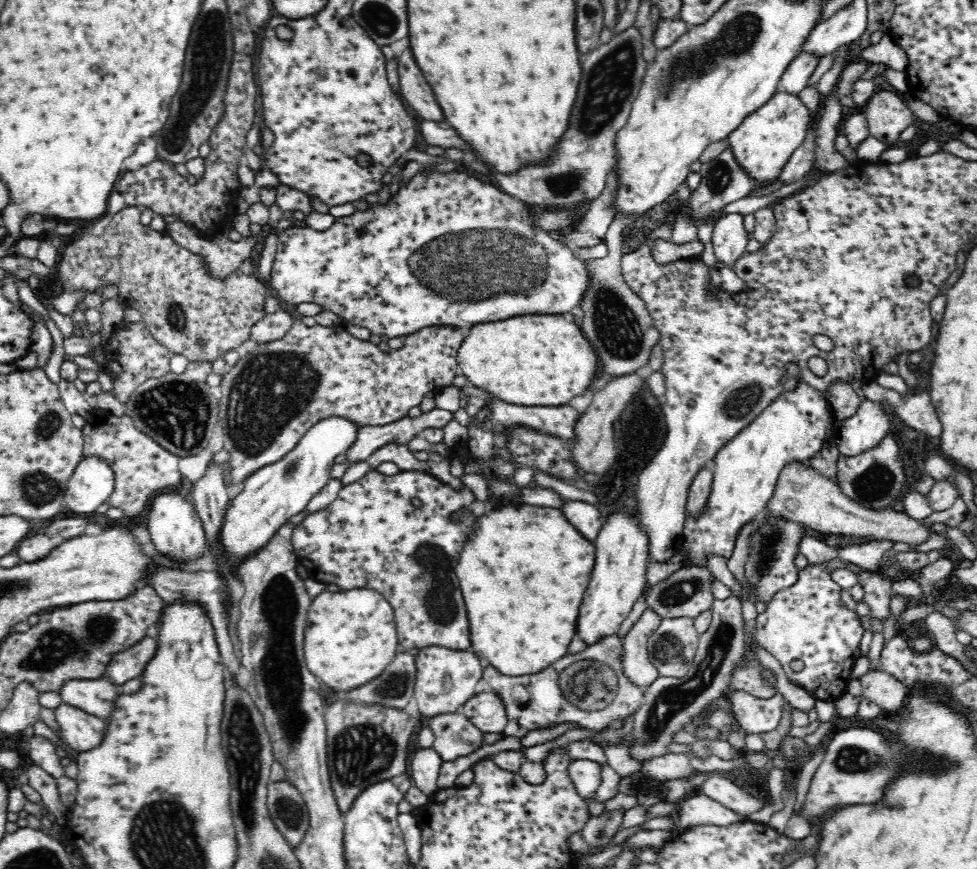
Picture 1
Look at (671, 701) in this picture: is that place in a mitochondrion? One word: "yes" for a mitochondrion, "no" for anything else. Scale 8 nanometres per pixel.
yes

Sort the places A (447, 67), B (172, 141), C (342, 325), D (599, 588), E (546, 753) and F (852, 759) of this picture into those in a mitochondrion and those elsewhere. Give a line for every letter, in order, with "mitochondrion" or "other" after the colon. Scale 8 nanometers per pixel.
A: other
B: mitochondrion
C: other
D: other
E: other
F: mitochondrion

